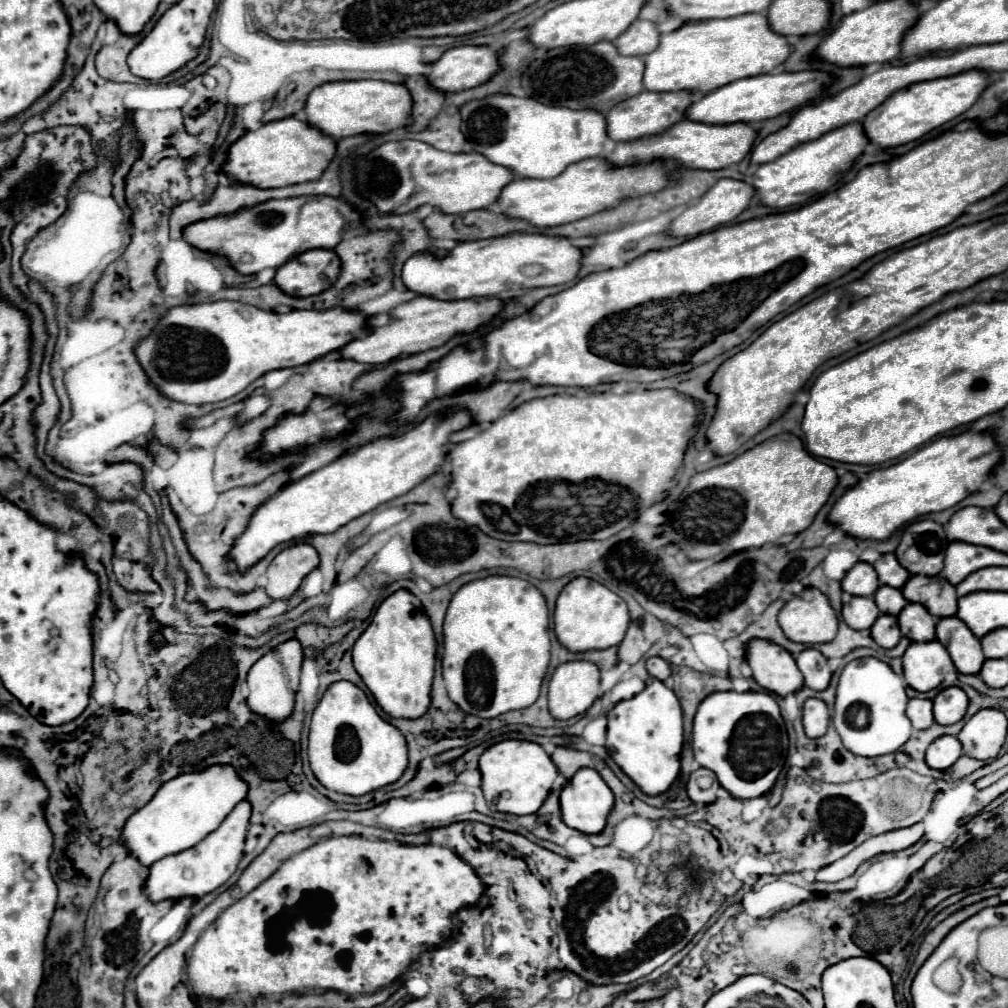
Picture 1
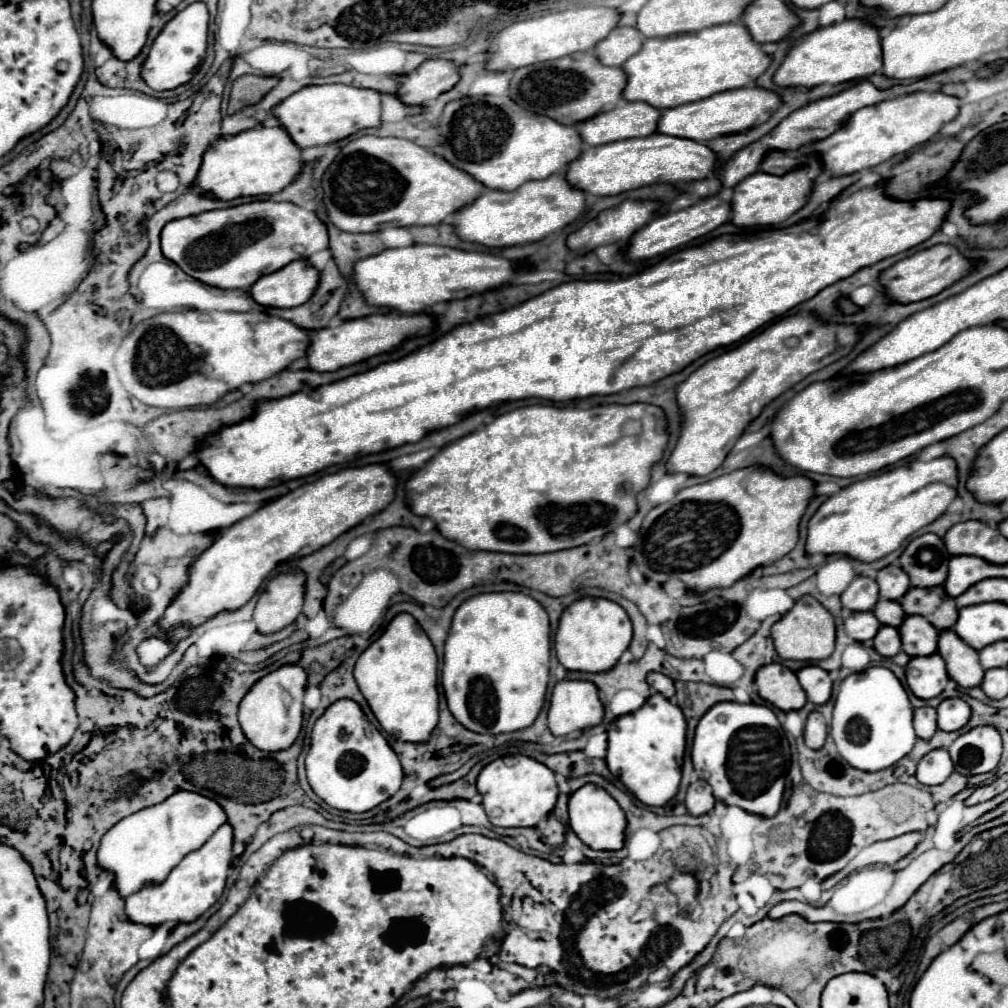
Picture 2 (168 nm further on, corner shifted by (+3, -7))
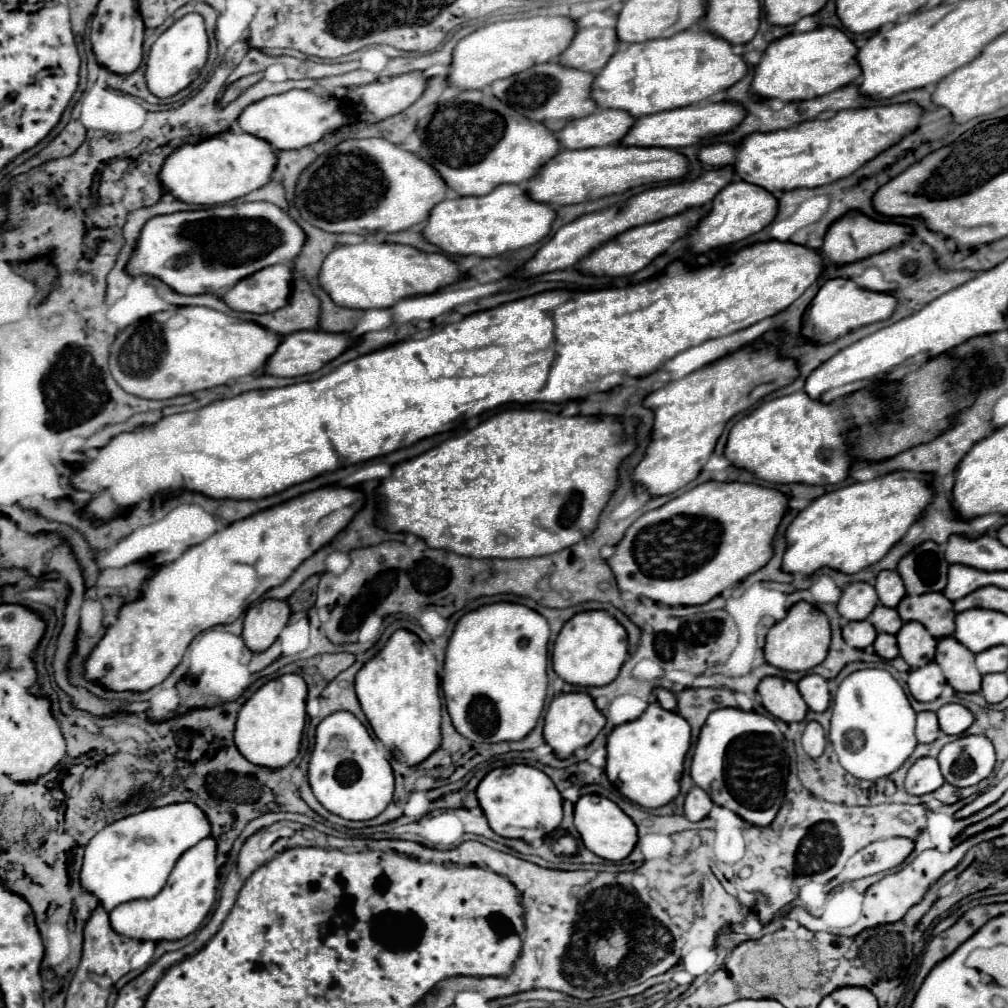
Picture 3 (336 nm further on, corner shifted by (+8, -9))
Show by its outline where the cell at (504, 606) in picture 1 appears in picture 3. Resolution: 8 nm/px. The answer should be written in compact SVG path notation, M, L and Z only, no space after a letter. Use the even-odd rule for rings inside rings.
M497 602L465 614L449 640L443 694L455 730L471 742L523 740L537 724L547 694L549 624L523 604Z

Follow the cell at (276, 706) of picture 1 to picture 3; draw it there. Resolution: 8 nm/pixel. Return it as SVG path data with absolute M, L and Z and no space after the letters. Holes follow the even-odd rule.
M285 674L261 686L243 704L239 712L235 728L237 750L241 750L241 754L255 766L265 766L271 770L287 766L297 756L301 746L301 736L307 718L305 700L307 700L307 686L303 678L297 678L297 674Z

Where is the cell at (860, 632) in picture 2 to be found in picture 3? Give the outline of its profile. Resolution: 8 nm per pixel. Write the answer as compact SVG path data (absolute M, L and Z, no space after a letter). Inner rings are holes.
M861 620L861 622L849 622L845 628L843 628L843 640L851 646L851 648L867 648L875 642L877 638L877 630L873 628L871 622L867 620Z

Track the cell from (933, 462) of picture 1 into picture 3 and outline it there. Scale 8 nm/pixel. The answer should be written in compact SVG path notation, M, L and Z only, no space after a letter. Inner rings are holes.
M899 470L819 496L787 526L787 550L783 554L781 570L803 576L811 576L821 568L855 574L879 562L901 540L911 524L919 520L923 508L933 500L929 484L929 474Z

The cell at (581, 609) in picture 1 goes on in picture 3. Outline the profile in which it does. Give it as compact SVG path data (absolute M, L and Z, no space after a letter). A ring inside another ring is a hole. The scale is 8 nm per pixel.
M593 610L573 616L553 644L553 670L573 686L605 686L619 674L627 656L627 632L607 612Z

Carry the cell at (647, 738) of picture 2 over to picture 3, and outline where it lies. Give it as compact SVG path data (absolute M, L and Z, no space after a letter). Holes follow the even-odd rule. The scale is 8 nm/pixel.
M659 702L649 704L641 718L617 726L607 738L607 776L619 788L619 792L631 802L643 808L659 808L671 802L679 794L679 780L683 772L685 754L691 748L691 728L677 712L669 712L659 706Z

